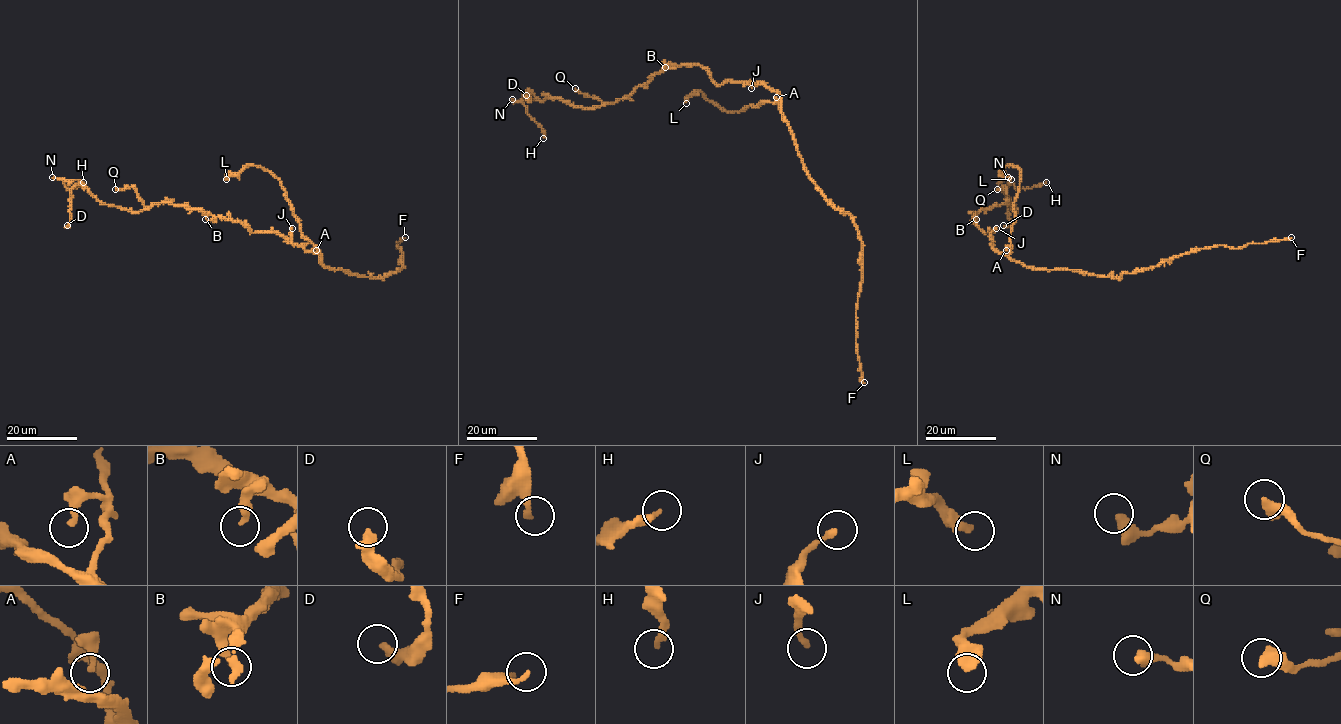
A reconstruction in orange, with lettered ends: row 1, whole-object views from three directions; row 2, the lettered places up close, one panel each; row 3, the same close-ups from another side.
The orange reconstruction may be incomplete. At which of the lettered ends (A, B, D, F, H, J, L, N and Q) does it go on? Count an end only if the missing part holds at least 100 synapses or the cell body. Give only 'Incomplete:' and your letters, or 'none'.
Incomplete: F

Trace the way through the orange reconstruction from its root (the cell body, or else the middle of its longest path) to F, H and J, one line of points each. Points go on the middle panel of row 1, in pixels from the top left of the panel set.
F: (767, 88), (779, 95), (781, 114), (809, 178), (831, 204), (851, 216), (861, 242), (855, 342), (864, 382)
H: (767, 88), (733, 81), (717, 85), (701, 65), (680, 65), (598, 107), (527, 95), (523, 105), (543, 138)
J: (767, 88), (751, 82), (751, 88)

